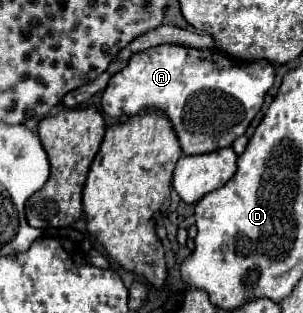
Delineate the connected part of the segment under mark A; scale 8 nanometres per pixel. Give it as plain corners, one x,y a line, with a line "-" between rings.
161,44
131,56
129,64
109,80
103,92
101,106
105,114
115,120
131,118
141,110
159,110
169,118
183,154
207,154
217,148
231,146
235,138
245,134
251,120
261,110
263,98
267,90
273,86
273,82
275,82
275,68
267,60
245,62
231,58
219,48
197,50
181,44

